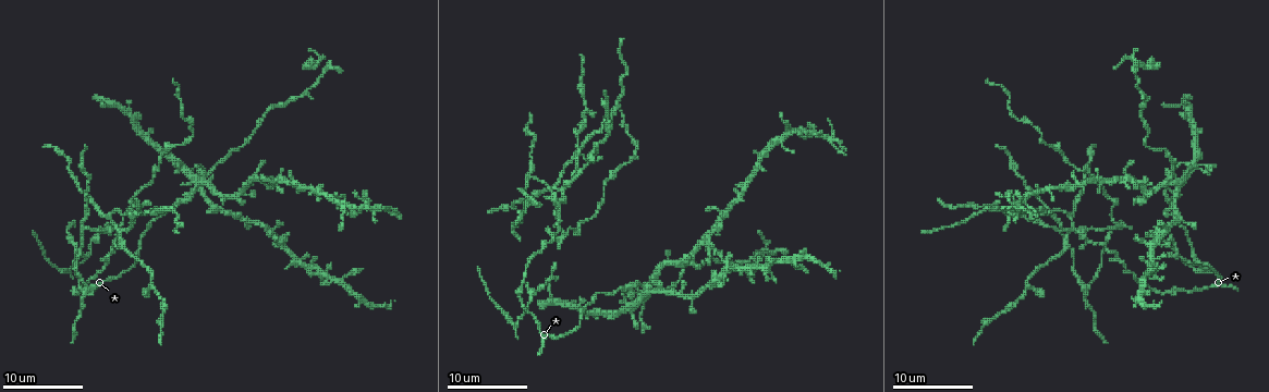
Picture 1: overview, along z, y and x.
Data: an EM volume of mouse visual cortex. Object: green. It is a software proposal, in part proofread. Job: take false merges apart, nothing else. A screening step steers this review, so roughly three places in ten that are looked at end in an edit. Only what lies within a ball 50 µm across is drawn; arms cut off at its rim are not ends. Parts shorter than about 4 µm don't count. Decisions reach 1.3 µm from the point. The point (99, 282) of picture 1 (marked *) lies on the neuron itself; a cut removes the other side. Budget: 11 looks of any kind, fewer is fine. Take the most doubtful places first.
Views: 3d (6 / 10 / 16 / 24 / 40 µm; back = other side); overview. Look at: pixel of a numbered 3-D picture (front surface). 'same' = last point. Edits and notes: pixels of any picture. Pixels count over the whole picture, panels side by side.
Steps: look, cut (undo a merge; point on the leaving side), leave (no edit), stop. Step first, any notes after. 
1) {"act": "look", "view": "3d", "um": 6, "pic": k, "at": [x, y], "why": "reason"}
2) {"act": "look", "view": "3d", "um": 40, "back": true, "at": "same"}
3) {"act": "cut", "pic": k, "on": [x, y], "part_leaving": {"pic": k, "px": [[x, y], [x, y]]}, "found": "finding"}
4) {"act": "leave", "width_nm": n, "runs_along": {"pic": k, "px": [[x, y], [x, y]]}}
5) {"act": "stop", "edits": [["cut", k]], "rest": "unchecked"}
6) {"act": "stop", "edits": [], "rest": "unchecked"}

{"act": "look", "view": "3d", "um": 6, "pic": 1, "at": [114, 227], "why": "four or more arms meet"}

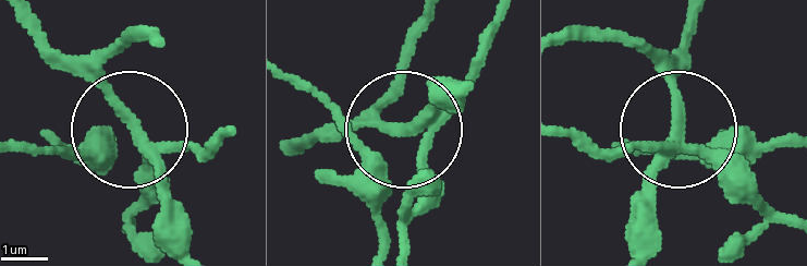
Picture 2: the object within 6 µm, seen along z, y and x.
{"act": "cut", "pic": 2, "on": [169, 215], "arms": 4, "part_leaving": {"pic": 2, "px": [[663, 149], [675, 106], [651, 59], [604, 36], [570, 36]]}, "found": "a second neuron is stuck on"}

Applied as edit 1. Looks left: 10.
{"act": "look", "view": "3d", "um": 10, "pic": 1, "at": [81, 288]}

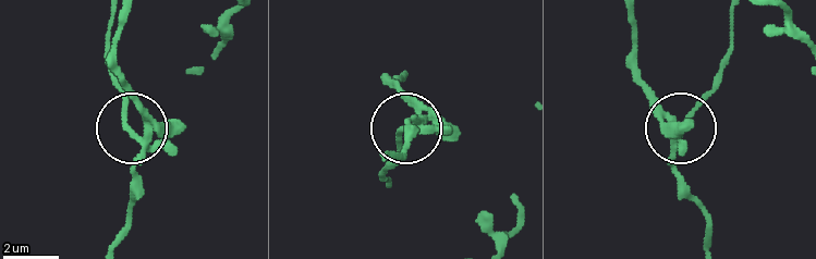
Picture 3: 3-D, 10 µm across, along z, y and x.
{"act": "cut", "pic": 3, "on": [123, 115], "part_leaving": {"pic": 3, "px": [[421, 124], [401, 136], [385, 183]]}, "found": "a second neuron is stuck on"}

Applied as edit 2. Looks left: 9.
{"act": "look", "view": "3d", "um": 16, "pic": 1, "at": [83, 230], "why": "two arms in line, one across"}

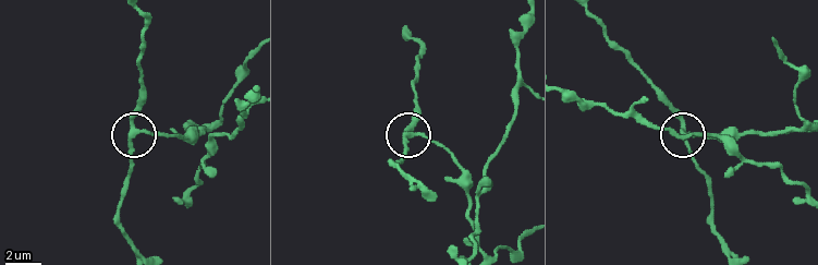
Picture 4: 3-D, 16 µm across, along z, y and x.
{"act": "look", "view": "3d", "um": 6, "pic": 4, "at": [131, 134]}

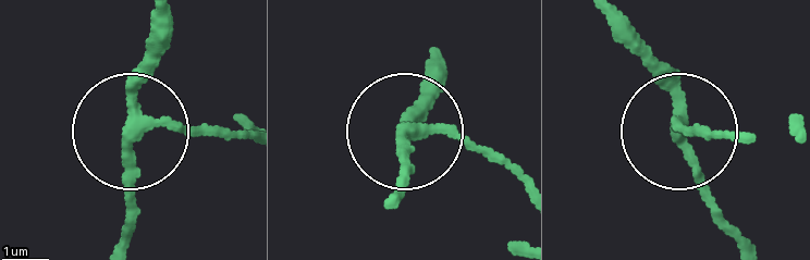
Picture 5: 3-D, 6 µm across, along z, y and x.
{"act": "leave", "runs_along": {"pic": 5, "px": [[242, 137], [129, 122], [129, 90], [160, 48]]}, "found": "continuous, no second neuron"}

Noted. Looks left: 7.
{"act": "look", "view": "3d", "um": 10, "pic": 1, "at": [1185, 172]}

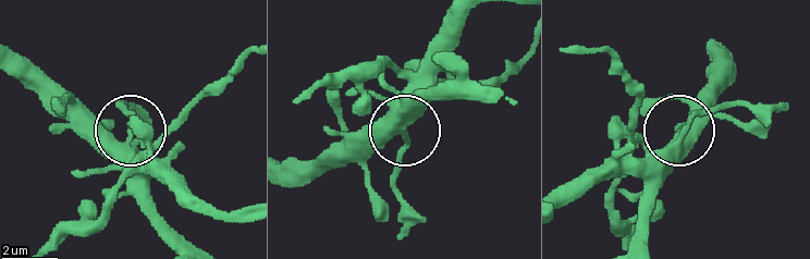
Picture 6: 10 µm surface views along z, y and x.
{"act": "look", "view": "3d", "um": 10, "back": true, "pic": 6, "at": [682, 132], "why": "from behind"}

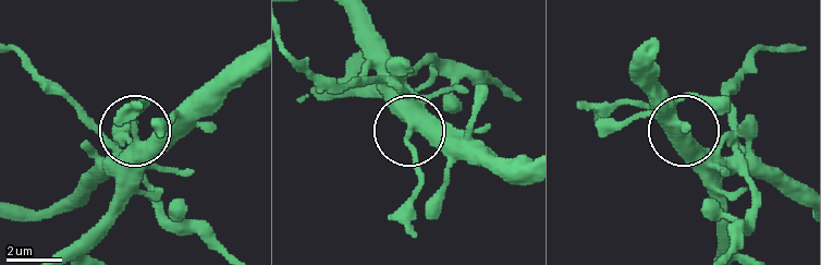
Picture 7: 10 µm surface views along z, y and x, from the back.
{"act": "leave", "width_nm": 390, "found": "all the same neuron"}

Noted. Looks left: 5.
{"act": "look", "view": "3d", "um": 6, "pic": 1, "at": [566, 235], "why": "branch point"}

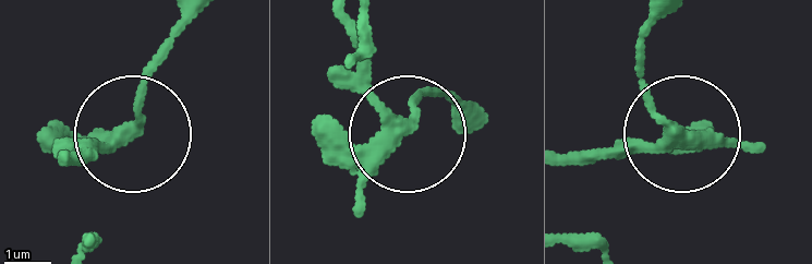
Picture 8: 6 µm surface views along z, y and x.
{"act": "leave", "runs_along": {"pic": 8, "px": [[572, 154], [666, 143], [643, 49], [666, 18]]}, "found": "all the same neuron"}

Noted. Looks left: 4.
{"act": "stop", "edits": [["cut", 2], ["cut", 3]], "rest": "unchecked"}

